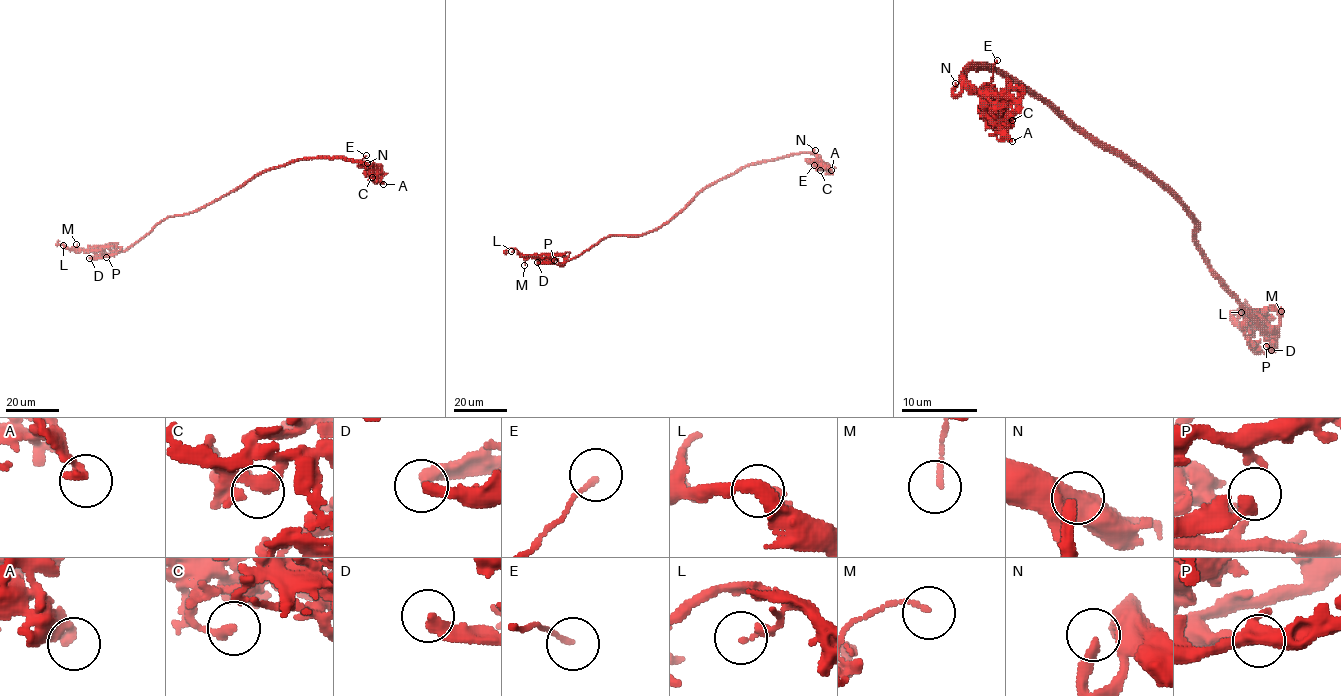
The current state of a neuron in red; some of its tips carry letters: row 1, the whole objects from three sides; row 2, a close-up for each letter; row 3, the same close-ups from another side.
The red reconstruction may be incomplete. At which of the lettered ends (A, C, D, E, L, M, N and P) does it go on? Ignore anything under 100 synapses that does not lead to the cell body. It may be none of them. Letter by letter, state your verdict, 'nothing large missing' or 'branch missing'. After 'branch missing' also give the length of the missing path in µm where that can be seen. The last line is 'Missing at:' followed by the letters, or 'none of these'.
A: nothing large missing
C: nothing large missing
D: nothing large missing
E: nothing large missing
L: nothing large missing
M: nothing large missing
N: branch missing | 50 µm
P: nothing large missing
Missing at: N

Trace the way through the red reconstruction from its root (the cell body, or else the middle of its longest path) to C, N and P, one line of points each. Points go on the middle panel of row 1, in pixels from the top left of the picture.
C: (669, 221), (704, 189), (746, 167), (799, 153), (813, 153), (820, 170)
N: (669, 221), (704, 189), (746, 167), (815, 150)
P: (669, 221), (640, 235), (608, 235), (561, 264), (550, 263), (554, 260)

